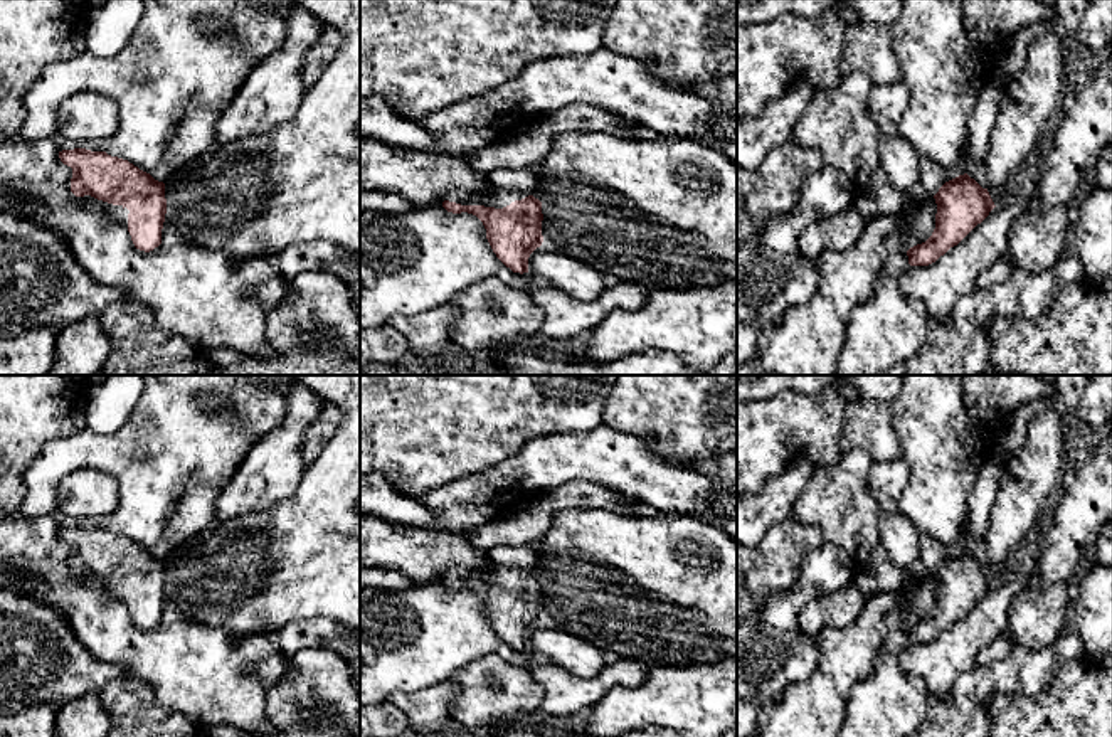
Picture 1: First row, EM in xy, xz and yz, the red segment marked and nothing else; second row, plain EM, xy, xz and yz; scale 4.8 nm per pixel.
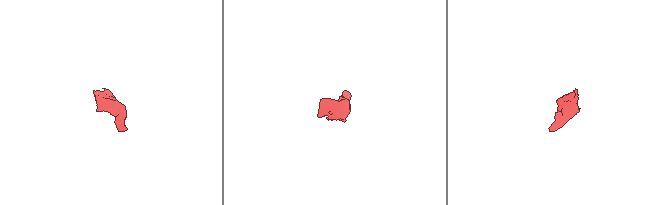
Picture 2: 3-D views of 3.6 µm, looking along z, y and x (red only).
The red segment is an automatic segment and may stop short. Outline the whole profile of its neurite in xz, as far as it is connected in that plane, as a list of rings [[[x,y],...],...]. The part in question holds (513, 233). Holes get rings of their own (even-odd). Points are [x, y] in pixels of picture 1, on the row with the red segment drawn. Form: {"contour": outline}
{"contour": [[[495,187],[485,194],[451,190],[442,207],[476,215],[496,257],[513,273],[528,273],[528,257],[543,242],[538,199]]]}

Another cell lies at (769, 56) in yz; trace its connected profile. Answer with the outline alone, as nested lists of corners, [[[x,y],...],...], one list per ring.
[[[834,3],[816,19],[784,13],[764,24],[737,22],[737,119],[760,114],[794,79],[806,79],[813,93],[838,86],[845,30],[846,25]]]

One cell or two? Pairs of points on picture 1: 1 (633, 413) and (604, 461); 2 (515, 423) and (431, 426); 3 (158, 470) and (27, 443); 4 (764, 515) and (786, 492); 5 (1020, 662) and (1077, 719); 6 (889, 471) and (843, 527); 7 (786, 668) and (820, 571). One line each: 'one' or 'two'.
1: two
2: one
3: two
4: one
5: two
6: two
7: one

